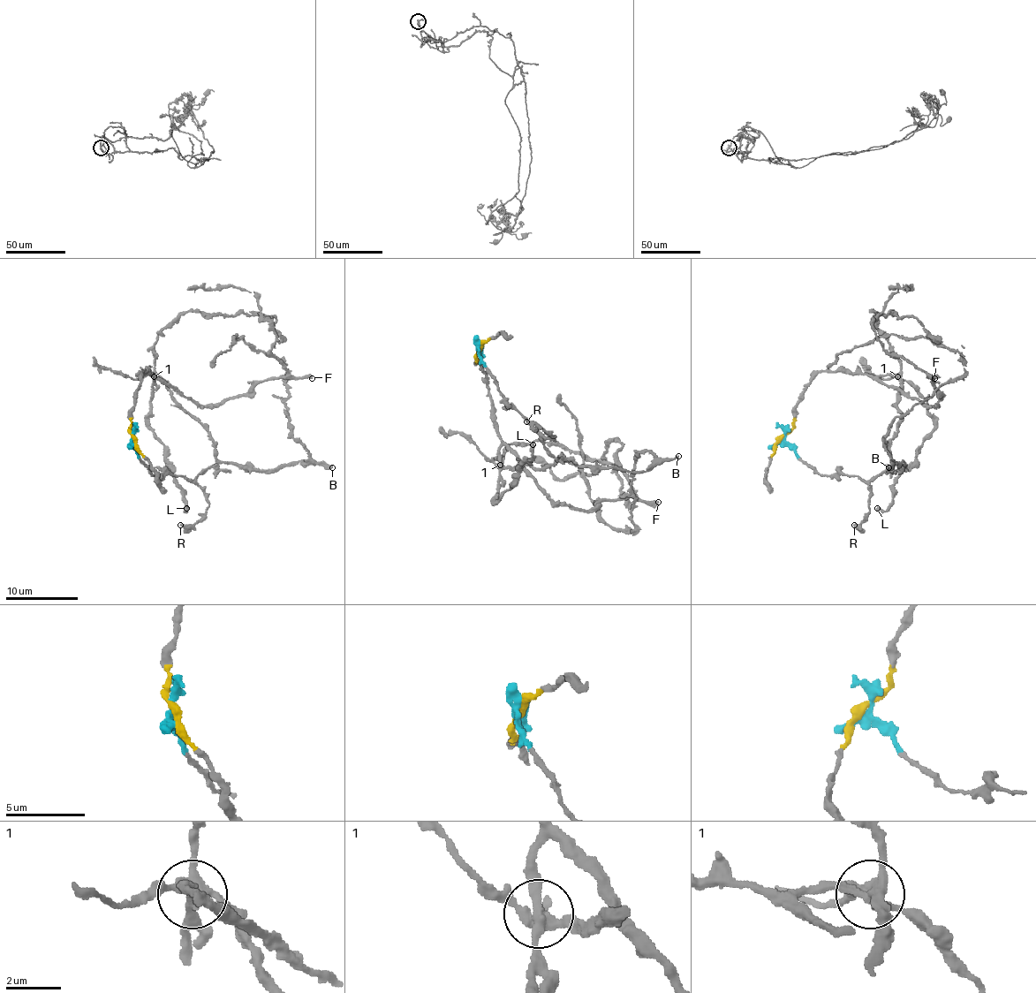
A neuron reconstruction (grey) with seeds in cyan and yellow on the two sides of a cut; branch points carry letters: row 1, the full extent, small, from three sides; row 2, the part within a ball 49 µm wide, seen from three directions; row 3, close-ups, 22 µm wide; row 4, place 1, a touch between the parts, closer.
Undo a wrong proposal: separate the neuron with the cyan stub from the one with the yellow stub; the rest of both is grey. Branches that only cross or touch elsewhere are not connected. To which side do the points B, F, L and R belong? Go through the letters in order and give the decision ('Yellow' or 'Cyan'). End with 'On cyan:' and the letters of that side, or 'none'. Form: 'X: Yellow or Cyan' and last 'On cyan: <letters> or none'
B: Cyan
F: Yellow
L: Yellow
R: Cyan
On cyan: B, R

